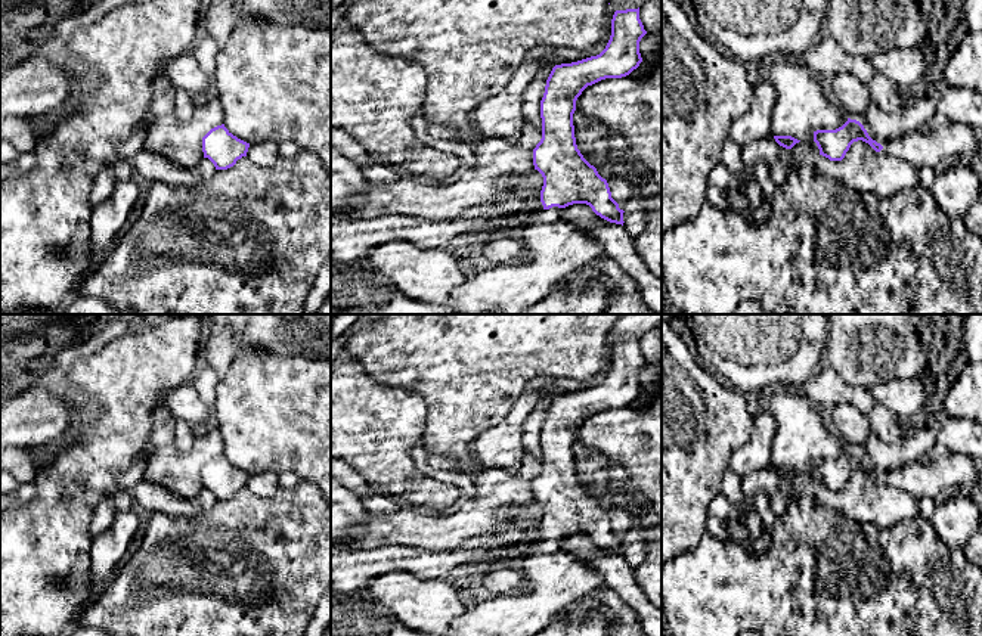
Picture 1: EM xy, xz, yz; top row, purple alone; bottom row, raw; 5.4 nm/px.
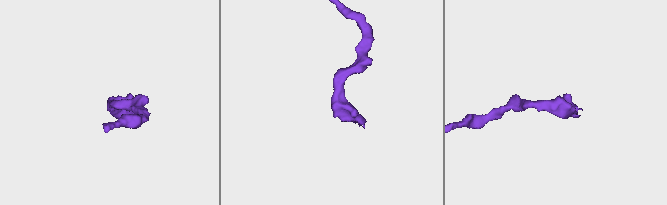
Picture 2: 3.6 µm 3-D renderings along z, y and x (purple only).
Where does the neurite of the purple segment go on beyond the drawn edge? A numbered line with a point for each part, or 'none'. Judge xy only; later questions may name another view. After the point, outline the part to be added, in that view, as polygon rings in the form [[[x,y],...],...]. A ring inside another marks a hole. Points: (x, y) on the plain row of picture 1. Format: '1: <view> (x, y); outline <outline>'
none

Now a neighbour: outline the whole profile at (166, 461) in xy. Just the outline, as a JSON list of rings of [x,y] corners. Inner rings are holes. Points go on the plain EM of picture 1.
[[[216,424],[196,432],[192,449],[182,454],[171,443],[157,449],[146,465],[145,480],[157,483],[186,499],[202,488],[202,468],[223,454],[224,441]]]

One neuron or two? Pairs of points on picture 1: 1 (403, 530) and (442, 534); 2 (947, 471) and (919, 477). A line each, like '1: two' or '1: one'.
1: one
2: one

